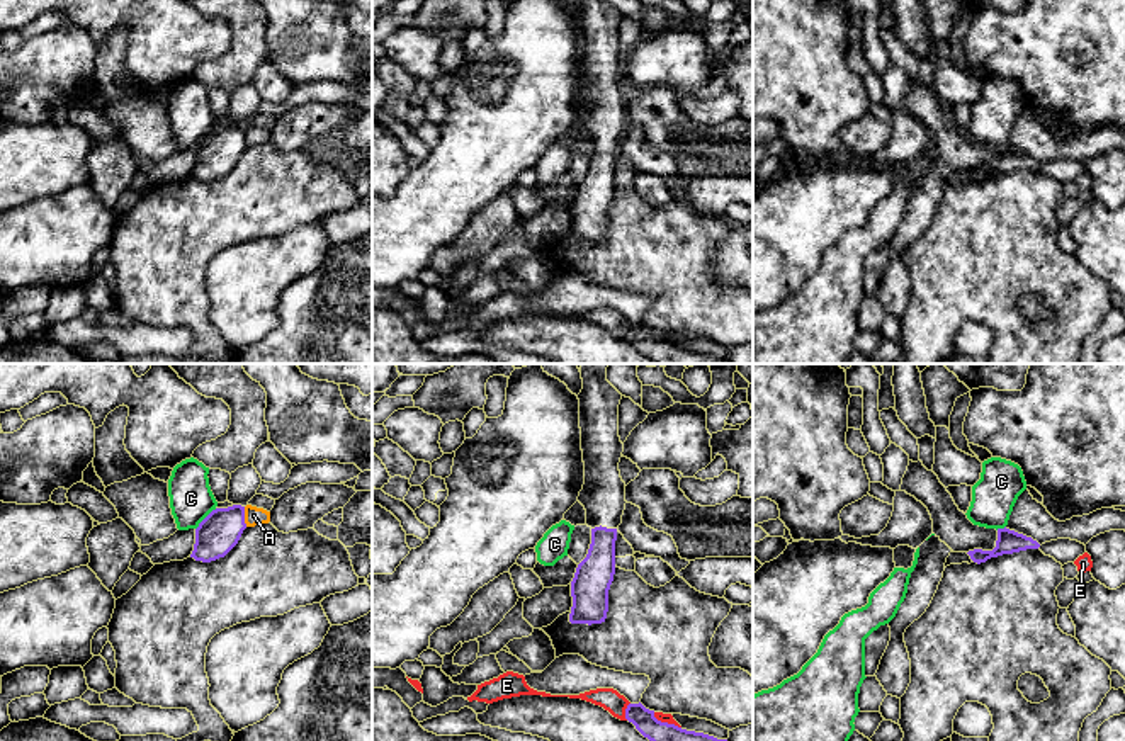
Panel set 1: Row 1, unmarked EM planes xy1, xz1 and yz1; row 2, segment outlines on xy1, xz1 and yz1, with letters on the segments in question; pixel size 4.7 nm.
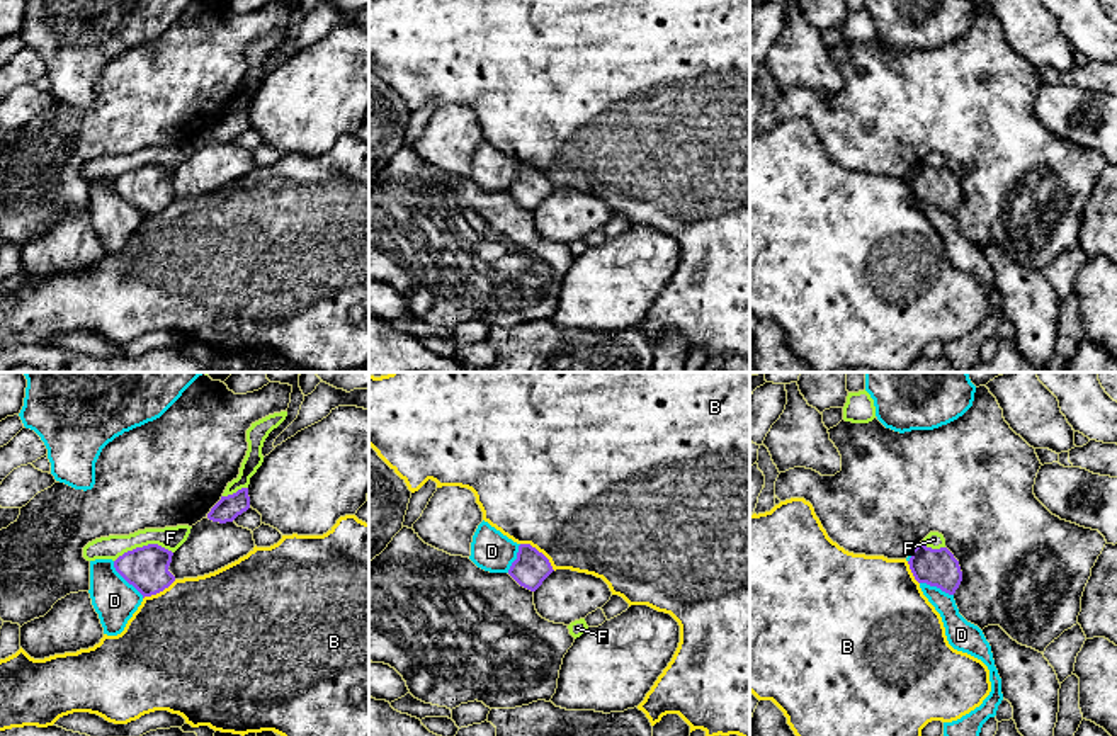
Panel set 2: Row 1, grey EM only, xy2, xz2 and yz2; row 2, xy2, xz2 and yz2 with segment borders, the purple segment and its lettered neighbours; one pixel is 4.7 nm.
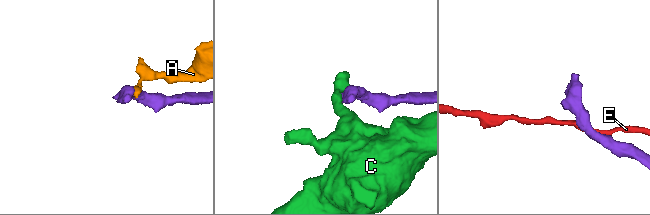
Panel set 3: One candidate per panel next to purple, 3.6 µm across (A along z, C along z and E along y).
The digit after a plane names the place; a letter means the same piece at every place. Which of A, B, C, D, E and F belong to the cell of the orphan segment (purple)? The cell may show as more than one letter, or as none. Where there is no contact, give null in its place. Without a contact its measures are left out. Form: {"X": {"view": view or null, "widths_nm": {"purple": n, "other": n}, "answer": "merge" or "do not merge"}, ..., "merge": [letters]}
{"A": {"view": "xy1", "widths_nm": {"purple": 190, "other": 90}, "answer": "do not merge"}, "B": {"view": "xz2", "widths_nm": {"purple": 170, "other": 500}, "answer": "do not merge"}, "C": {"view": "xy1", "widths_nm": {"purple": 190, "other": 200}, "answer": "do not merge"}, "D": {"view": "xy2", "widths_nm": {"purple": 200, "other": 200}, "answer": "do not merge"}, "E": {"view": "xz1", "widths_nm": {"purple": 150, "other": 100}, "answer": "do not merge"}, "F": {"view": "xy2", "widths_nm": {"purple": 200, "other": 110}, "answer": "do not merge"}, "merge": []}

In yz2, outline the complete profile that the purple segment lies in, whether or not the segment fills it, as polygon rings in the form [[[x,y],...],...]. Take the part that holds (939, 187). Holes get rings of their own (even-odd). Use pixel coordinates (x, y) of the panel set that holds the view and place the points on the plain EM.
[[[920,161],[908,184],[918,202],[937,206],[949,214],[954,214],[962,201],[959,180],[947,167],[932,168]]]

